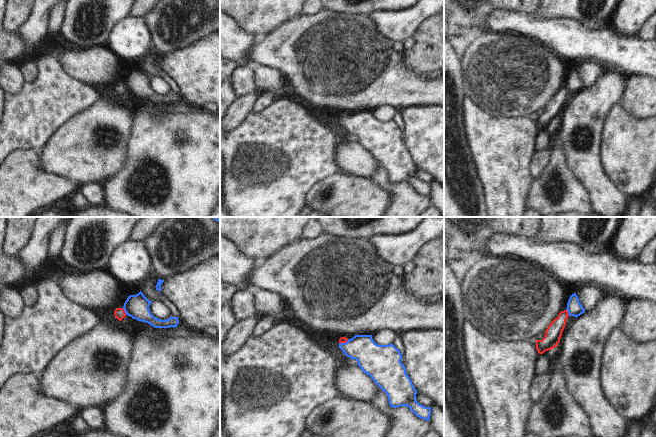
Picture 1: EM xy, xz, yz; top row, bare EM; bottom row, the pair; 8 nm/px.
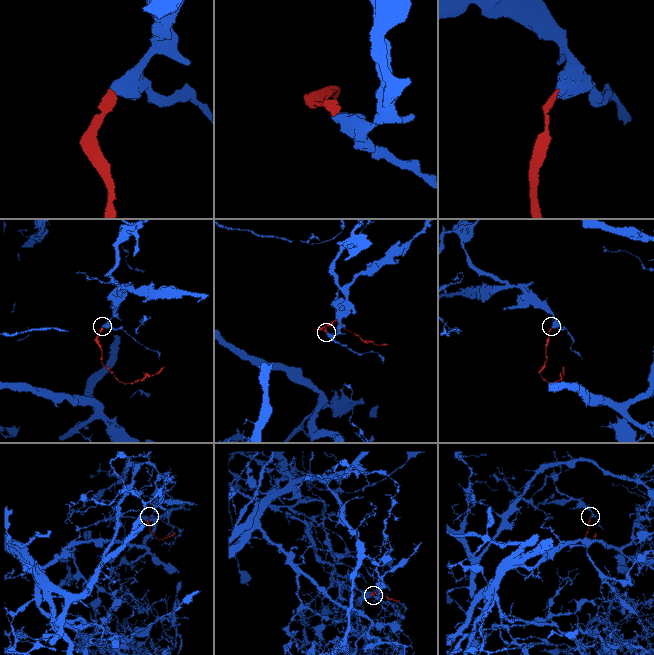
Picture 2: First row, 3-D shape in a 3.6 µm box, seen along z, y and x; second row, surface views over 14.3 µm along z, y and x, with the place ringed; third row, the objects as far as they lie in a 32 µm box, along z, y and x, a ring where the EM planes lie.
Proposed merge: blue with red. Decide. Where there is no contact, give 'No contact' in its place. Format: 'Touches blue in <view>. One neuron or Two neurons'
Touches blue in xy. One neuron

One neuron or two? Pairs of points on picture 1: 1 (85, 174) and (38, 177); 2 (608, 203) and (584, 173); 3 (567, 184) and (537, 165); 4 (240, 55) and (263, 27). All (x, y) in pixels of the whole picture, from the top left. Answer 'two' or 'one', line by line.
1: two
2: one
3: two
4: two

